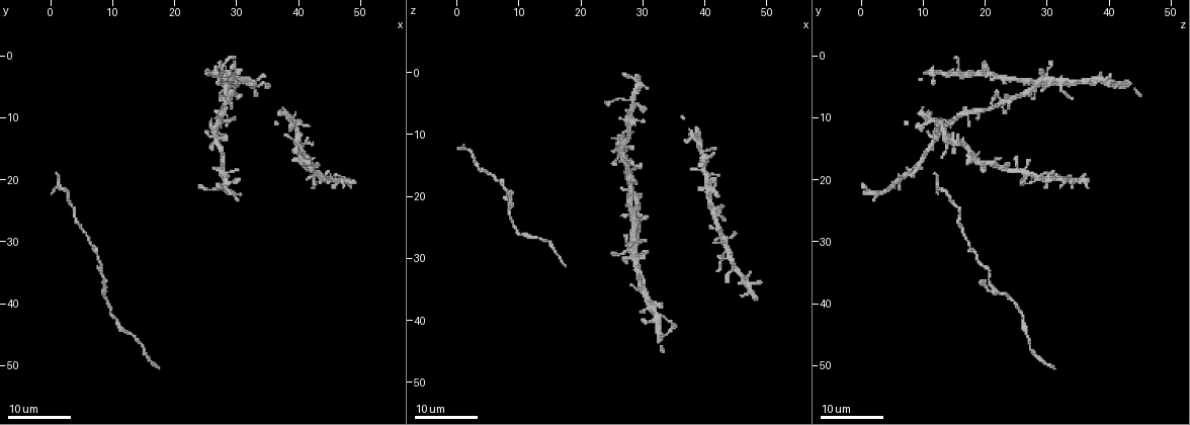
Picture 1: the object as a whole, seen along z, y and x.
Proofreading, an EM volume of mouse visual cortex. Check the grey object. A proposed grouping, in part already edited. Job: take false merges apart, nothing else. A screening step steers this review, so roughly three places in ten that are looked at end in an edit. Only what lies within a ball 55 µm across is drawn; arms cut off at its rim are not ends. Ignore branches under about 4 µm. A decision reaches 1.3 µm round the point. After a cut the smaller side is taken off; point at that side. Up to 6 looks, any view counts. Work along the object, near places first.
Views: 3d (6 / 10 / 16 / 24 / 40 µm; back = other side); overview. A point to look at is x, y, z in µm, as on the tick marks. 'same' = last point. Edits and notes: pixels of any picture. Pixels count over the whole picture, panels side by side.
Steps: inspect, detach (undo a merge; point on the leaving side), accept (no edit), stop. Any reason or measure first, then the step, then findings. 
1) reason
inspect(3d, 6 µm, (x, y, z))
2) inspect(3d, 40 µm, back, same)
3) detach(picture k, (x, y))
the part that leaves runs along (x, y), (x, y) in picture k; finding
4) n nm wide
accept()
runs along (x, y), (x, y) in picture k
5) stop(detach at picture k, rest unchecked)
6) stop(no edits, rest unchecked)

three arms meet
inspect(3d, 16 µm, (28.0, 21.5, 4.5))

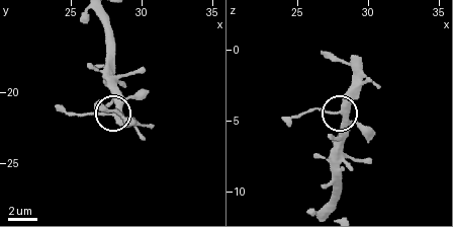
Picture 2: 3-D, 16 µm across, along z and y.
inspect(3d, 10 µm, (27.8, 21.4, 4.4))

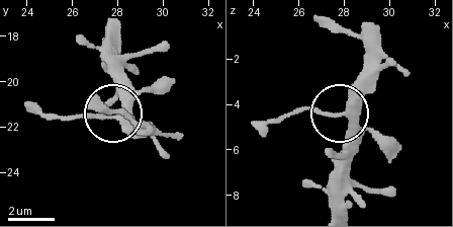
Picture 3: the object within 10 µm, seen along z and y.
inspect(3d, 10 µm, back, (27.8, 21.7, 4.5))

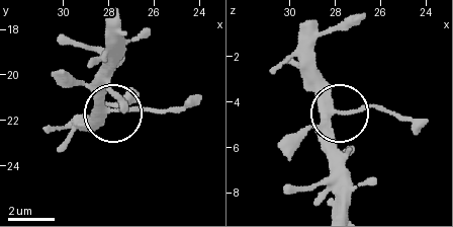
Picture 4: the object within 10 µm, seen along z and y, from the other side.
3 arms
accept()
runs along (334, 134), (334, 106), (301, 74) in picture 4; all the same neuron

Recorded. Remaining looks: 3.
four-way junction
inspect(3d, 16 µm, (27.0, 13.0, 11.5))

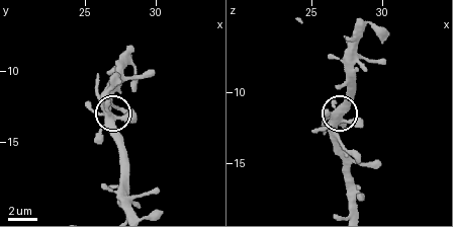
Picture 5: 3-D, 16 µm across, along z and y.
inspect(3d, 6 µm, (27.0, 13.4, 12.0))

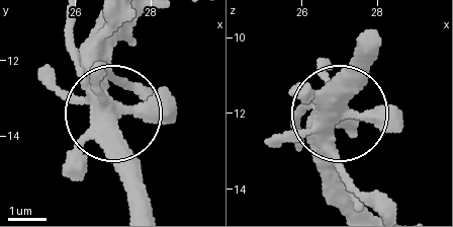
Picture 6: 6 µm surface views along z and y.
420 nm wide
accept()
one neuron here

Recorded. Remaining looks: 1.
stop(no edits, rest unchecked)

